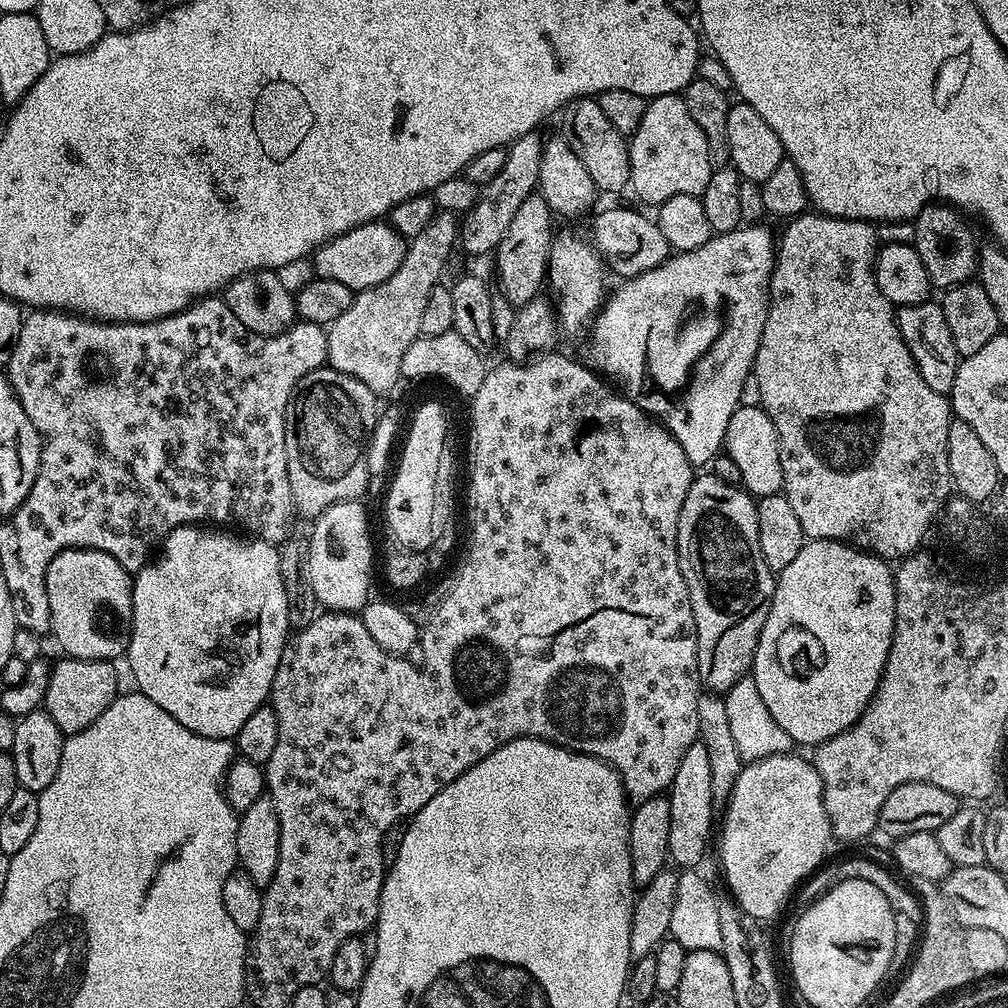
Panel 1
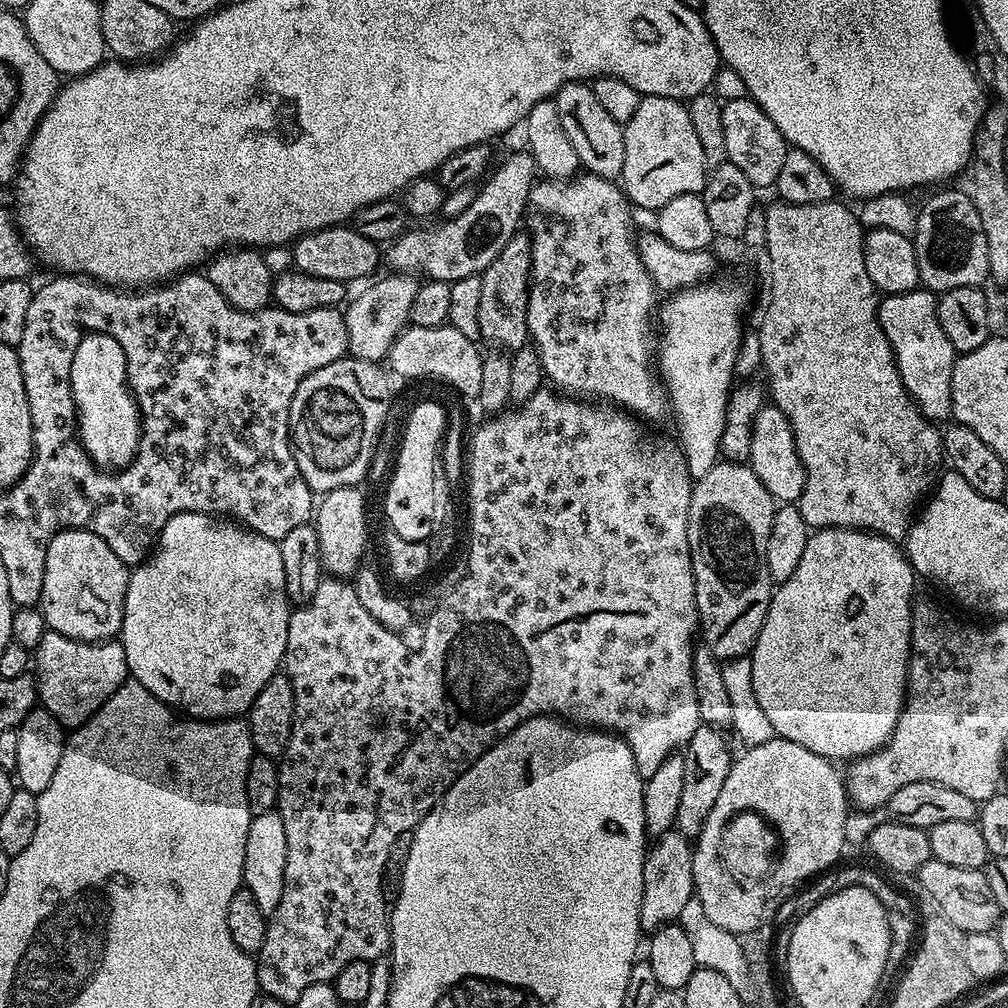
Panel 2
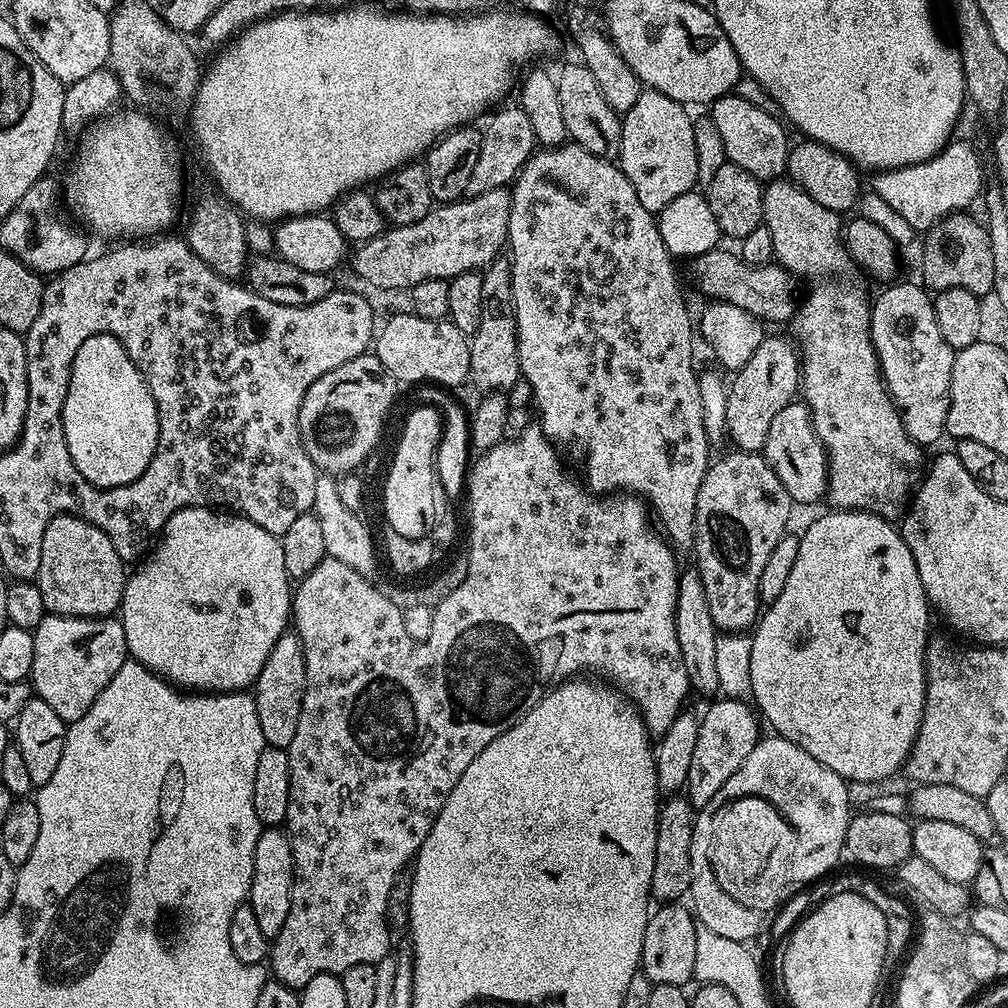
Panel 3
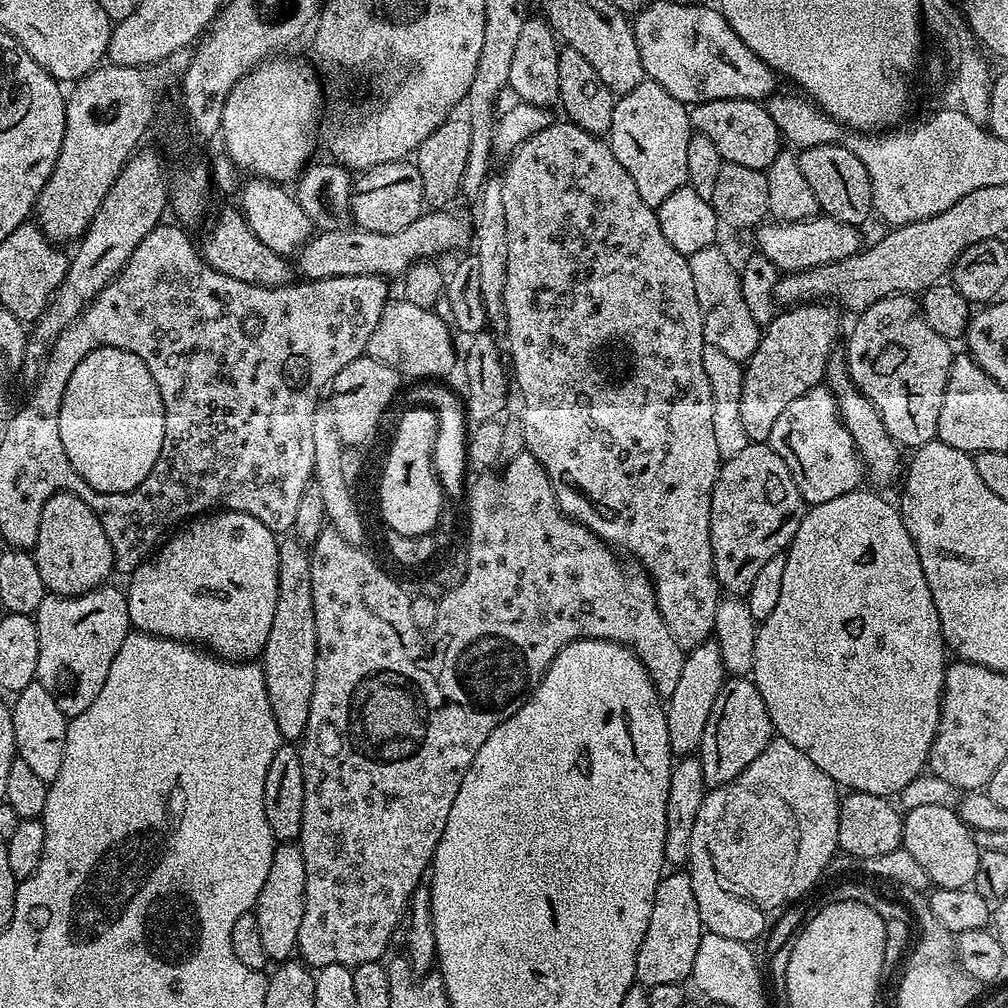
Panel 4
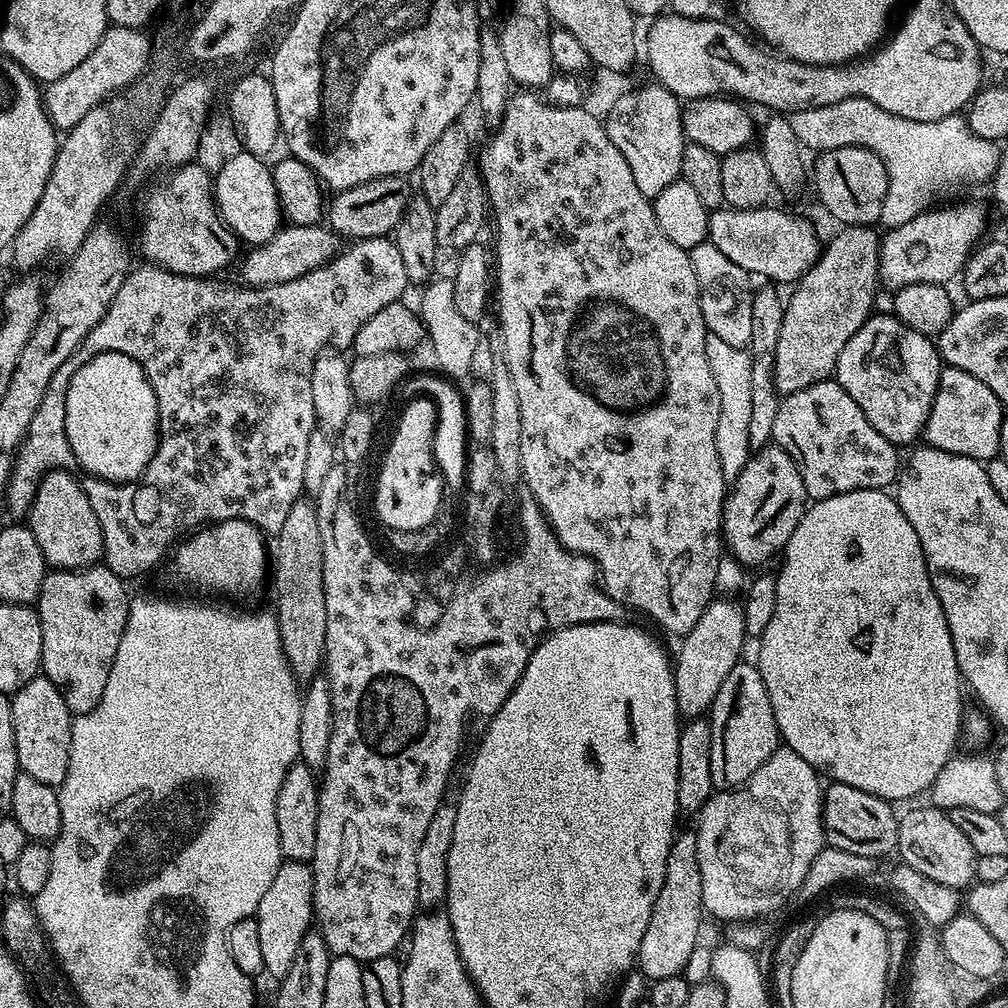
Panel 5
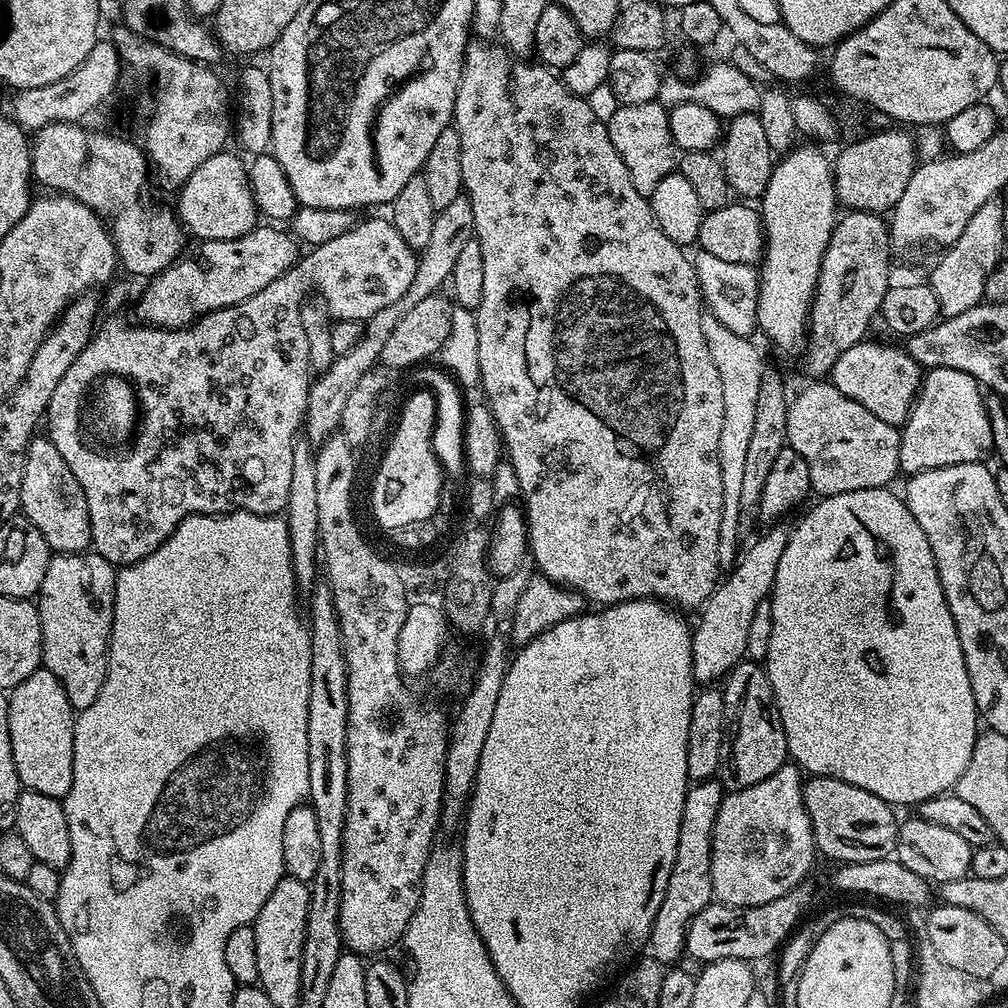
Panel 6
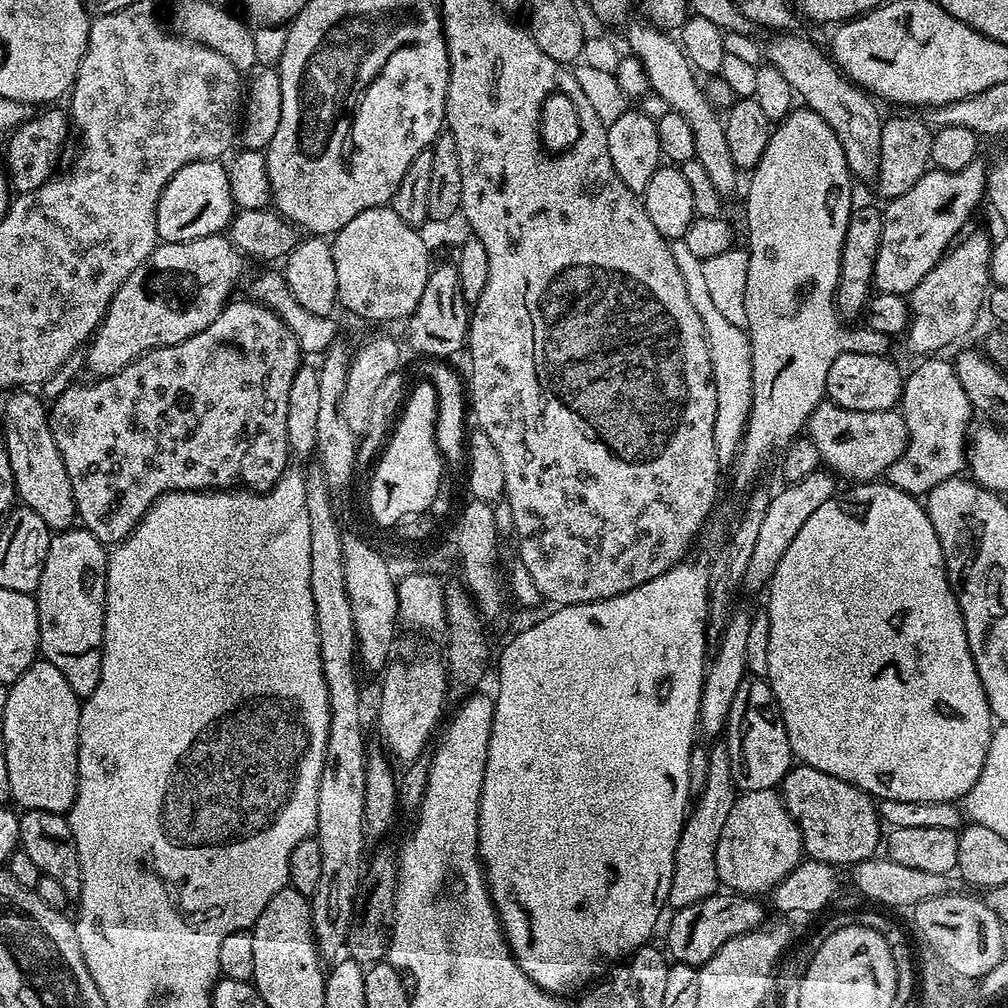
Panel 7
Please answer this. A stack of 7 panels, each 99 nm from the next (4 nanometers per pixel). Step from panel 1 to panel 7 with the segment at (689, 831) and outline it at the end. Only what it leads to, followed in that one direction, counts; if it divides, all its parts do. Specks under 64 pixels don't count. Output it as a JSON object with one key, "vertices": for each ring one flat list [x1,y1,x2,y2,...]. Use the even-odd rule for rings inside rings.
{"vertices":[[749,674,745,676,742,686,738,686,738,694,734,694,734,702,730,706,728,715,726,743,730,758,730,774,734,774,734,782,741,793,766,790,767,788,775,789,784,779,785,774,792,771,794,767,792,747,786,738,786,726,782,722,780,707,767,679]]}

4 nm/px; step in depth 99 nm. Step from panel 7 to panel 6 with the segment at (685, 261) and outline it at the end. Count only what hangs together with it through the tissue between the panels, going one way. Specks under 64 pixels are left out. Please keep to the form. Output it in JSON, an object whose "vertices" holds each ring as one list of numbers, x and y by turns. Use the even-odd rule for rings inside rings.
{"vertices":[[705,314,702,318,702,334,706,334,706,346,714,366,718,366,718,378,722,378,722,438,718,442,718,458,722,470,722,522,718,526,718,558,721,569,728,570,738,559,736,543,740,540,741,483,745,471,745,455,754,431,754,412,757,409,758,388,766,369,766,363,756,349,755,339,734,334,734,330,722,326,718,318]]}

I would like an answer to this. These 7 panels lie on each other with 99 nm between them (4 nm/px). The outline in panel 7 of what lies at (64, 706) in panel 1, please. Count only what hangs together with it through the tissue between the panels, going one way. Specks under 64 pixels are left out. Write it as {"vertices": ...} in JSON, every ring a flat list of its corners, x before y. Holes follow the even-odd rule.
{"vertices":[[73,526,64,529,53,535,50,546,46,550,46,562,42,566,42,578,38,582,36,591,36,605,38,606,38,626,40,627,40,650,39,655,43,659,48,660,54,666,58,666,66,682,70,682,70,690,74,690,74,694,81,698,86,698,90,694,94,694,94,690,100,681,102,674,102,650,104,649,104,599,106,598,106,570,108,569,109,553,106,551,105,545,101,544,98,538,94,538,94,534,90,534,88,529,83,526]]}

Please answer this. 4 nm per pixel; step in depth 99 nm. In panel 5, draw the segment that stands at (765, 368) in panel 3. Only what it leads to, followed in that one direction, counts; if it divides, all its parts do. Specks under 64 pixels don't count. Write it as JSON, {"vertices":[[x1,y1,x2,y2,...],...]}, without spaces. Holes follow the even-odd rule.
{"vertices":[[847,225,838,231,787,299,775,350,774,381,780,392,796,392,829,379,843,347,872,314,874,296,880,288,881,235,869,225]]}

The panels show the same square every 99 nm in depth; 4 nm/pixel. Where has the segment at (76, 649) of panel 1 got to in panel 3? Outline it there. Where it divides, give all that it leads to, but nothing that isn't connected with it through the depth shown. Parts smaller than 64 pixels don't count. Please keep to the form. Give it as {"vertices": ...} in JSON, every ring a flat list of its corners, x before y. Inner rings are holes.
{"vertices":[[56,516,46,526,46,534,42,534,42,554,40,569,35,583,40,586,45,613,54,616,86,616,103,618,113,615,119,609,124,597,126,579,126,562,114,550,114,542,98,526,86,522,81,516]]}

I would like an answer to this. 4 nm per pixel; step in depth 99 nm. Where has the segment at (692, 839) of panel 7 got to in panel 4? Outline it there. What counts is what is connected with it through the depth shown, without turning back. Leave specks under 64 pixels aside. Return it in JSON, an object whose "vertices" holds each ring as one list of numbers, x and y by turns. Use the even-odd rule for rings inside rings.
{"vertices":[[672,870,661,875,654,894,654,906,650,910,650,926,646,926,646,938,642,938,642,946,638,950,637,981,647,989,667,984,683,985,692,975,698,942,705,931,698,914,698,901,694,899,694,886,687,871]]}

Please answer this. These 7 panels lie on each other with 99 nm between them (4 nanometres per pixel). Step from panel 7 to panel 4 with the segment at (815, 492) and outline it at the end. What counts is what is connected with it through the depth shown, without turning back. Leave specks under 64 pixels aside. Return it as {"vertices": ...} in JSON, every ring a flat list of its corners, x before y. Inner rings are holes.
{"vertices":[[710,638,705,644,700,644,685,655,682,675,674,686,674,694,666,697,668,733,673,757,699,753,702,734,706,734,706,722,710,719,714,698,718,698,718,690,722,690,725,679,722,654,715,639]]}

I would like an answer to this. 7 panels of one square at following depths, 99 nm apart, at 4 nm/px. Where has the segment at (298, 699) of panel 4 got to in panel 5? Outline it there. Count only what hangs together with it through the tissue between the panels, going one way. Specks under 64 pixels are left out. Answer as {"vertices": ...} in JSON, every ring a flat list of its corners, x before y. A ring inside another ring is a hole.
{"vertices":[[301,498,294,502,294,506,290,506,290,514,286,517,286,523,283,524,282,530,278,530,274,534,274,540,270,548,270,588,272,584,272,596,276,599,276,608,274,607,274,615,278,622,278,634,282,642,282,650,284,657,288,660,288,665,292,668,292,674,296,677,297,681,307,682,317,675,321,669,322,661,324,658,324,647,326,646,326,590,322,586,322,530,318,530,318,514,313,501,308,498]]}

